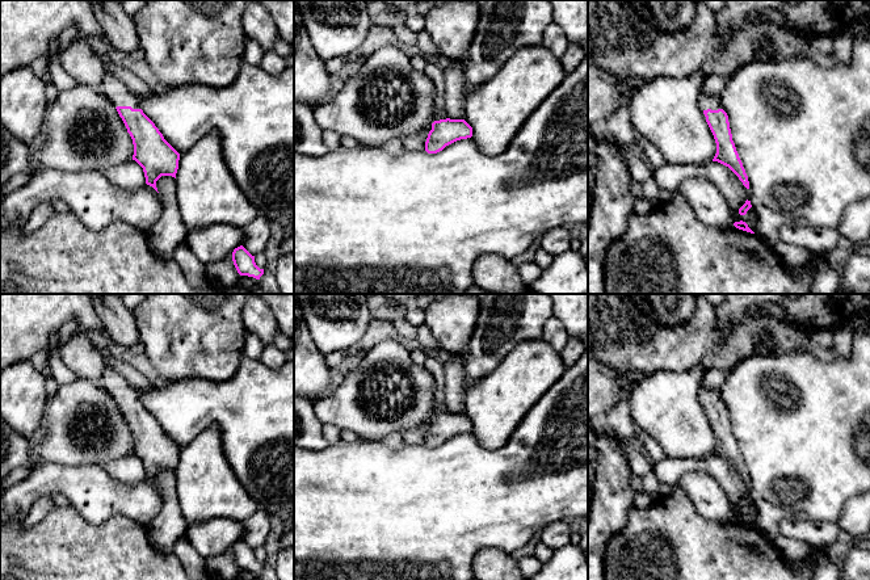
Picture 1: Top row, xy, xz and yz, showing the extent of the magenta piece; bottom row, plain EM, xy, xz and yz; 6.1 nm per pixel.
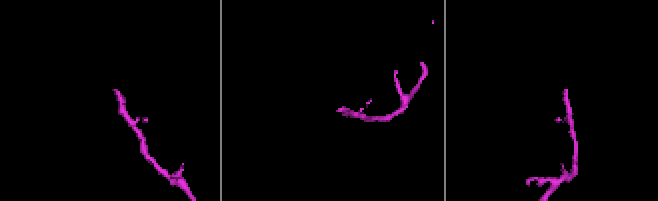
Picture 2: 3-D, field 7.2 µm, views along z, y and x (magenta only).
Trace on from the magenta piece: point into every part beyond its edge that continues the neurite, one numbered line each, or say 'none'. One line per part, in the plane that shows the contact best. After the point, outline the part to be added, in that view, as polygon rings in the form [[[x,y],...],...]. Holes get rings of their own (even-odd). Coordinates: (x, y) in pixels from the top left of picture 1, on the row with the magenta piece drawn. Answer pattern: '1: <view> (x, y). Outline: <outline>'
1: xy (112, 87). Outline: [[[113,73],[105,75],[98,91],[102,92],[115,108],[131,106],[133,109],[140,109],[139,97],[129,91],[123,81],[121,81]]]

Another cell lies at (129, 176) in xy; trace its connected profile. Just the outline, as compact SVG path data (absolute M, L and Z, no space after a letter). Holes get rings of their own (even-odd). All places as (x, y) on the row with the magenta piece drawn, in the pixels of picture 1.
M129 160L123 164L110 167L102 175L115 186L125 192L133 192L146 184L143 168L135 161Z

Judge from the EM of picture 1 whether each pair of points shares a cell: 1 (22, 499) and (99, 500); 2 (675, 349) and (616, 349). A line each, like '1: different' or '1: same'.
1: same
2: same

